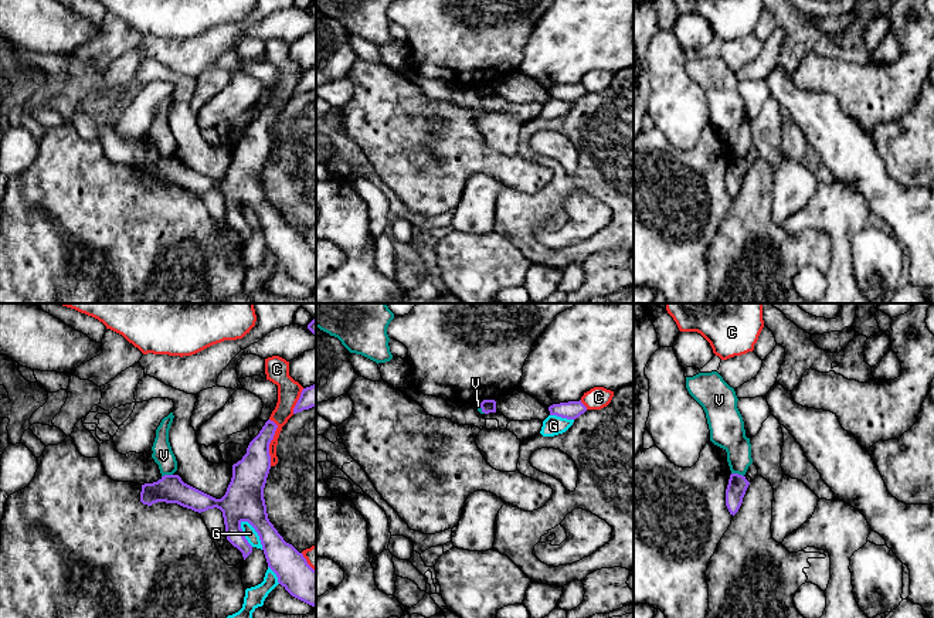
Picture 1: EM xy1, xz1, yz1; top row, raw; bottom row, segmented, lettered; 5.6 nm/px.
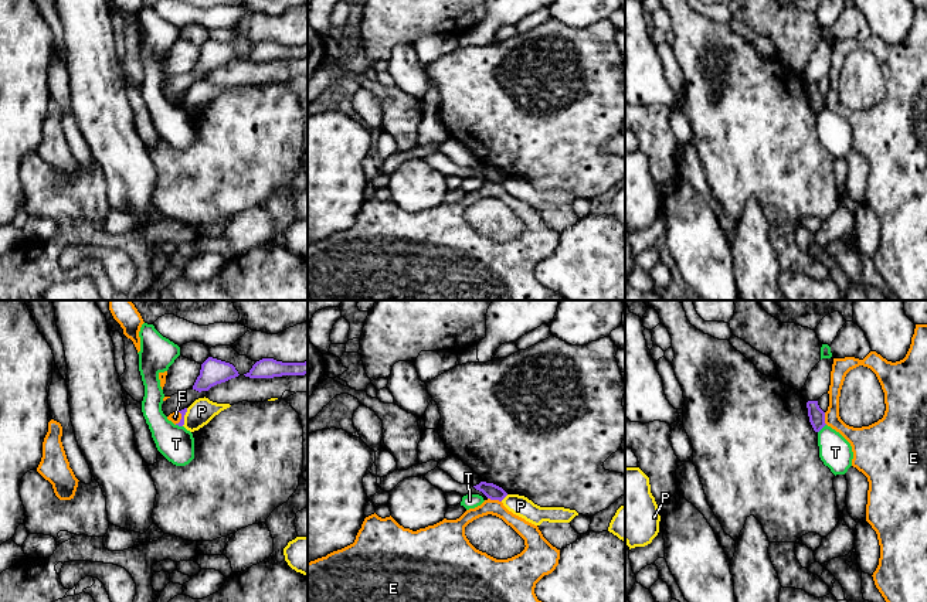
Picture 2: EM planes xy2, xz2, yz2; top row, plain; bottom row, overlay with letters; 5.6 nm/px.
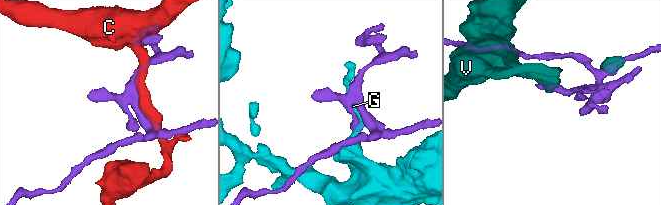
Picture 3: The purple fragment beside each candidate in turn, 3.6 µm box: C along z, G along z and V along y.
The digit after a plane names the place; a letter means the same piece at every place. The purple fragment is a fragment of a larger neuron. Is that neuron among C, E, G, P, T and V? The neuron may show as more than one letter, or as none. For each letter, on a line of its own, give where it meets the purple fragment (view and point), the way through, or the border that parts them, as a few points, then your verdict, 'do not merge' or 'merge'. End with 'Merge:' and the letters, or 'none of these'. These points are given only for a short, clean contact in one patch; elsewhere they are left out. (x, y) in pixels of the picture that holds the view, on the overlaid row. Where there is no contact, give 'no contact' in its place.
C: xy1 (269, 442) | do not merge
E: xz2 (495, 499) | along xz2 (488, 497), (501, 502) | do not merge
G: xy1 (257, 532) | do not merge
P: xz2 (503, 497) | do not merge
T: yz2 (822, 427) | along yz2 (825, 424), (818, 432) | do not merge
V: yz1 (737, 474) | along yz1 (732, 472), (743, 476) | do not merge
Merge: none of these

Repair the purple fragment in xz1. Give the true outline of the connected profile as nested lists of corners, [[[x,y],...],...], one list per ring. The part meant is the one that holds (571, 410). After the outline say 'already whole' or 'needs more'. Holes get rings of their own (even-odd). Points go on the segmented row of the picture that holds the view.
[[[568,401],[553,404],[548,407],[550,415],[557,415],[567,420],[575,420],[587,411],[587,407],[580,401]]] | already whole

